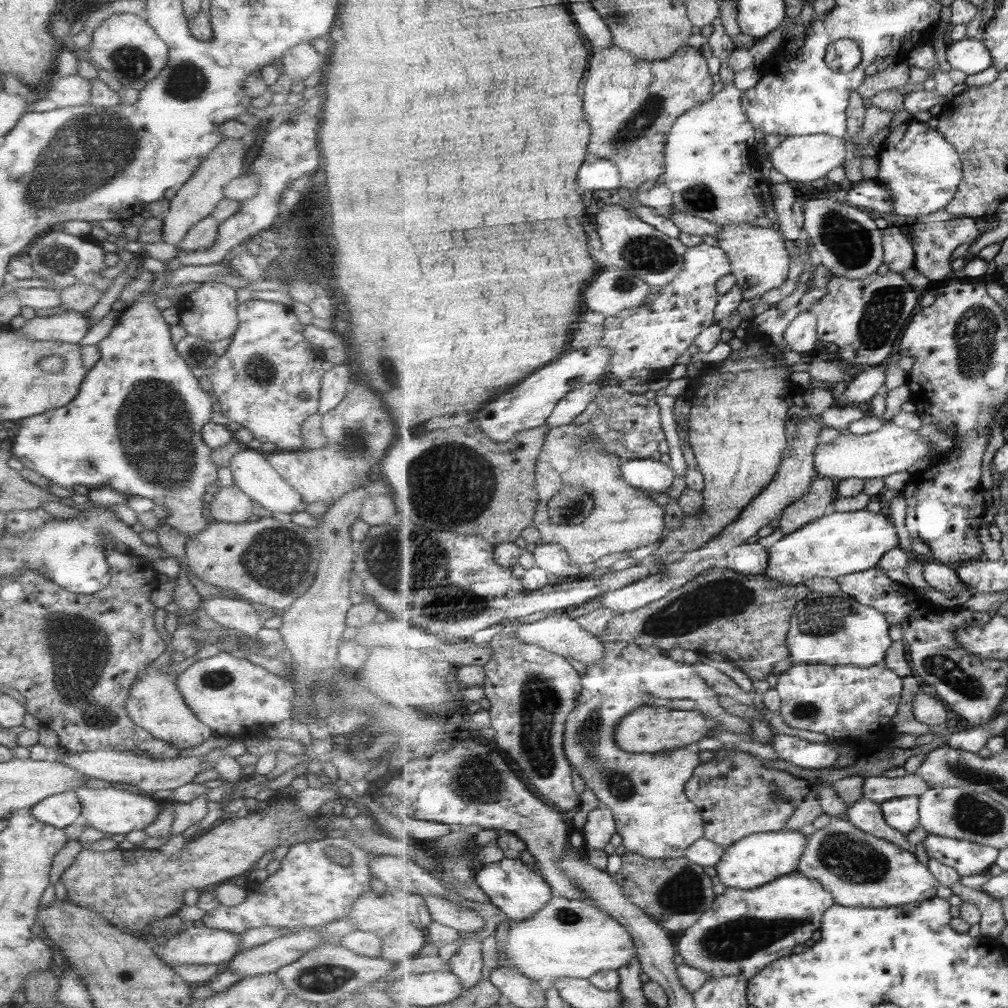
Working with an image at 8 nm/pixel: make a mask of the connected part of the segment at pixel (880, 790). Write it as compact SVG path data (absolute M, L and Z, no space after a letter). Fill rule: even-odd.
M917 773L907 774L901 777L889 778L889 776L867 777L863 786L865 798L879 804L897 798L919 796L930 790L927 783Z

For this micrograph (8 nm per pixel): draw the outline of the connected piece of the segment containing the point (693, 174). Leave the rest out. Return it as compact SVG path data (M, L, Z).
M729 84L714 94L709 102L688 110L677 119L666 140L666 165L664 181L673 193L674 206L681 212L706 218L718 225L757 222L758 218L769 217L774 224L772 229L780 232L780 219L772 195L772 184L761 172L761 160L755 152L758 129L744 111L743 93L737 86Z

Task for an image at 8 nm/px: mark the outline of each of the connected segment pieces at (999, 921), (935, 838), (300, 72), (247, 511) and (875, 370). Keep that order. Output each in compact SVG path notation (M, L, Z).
M952 884L953 893L960 897L964 902L977 904L981 909L983 918L978 922L981 935L987 935L996 938L1003 932L1007 920L1005 920L1005 910L1007 910L1006 902L1003 900L995 900L993 896L979 890L973 890L965 884Z
M928 834L923 841L923 846L929 858L939 859L943 864L952 866L960 872L960 876L975 876L988 872L989 868L996 864L1000 850L995 846L987 846L984 843L960 840L957 838L941 837L937 834Z
M305 41L288 48L281 56L282 71L278 74L275 84L271 85L269 92L290 93L293 81L302 81L311 72L325 63L325 55L317 53L310 41Z
M216 483L218 491L213 493L209 512L217 522L239 523L249 521L252 514L252 500L235 485L222 487Z
M886 364L863 368L862 373L850 381L846 390L835 398L835 406L849 407L869 403L870 398L883 391L887 380L886 369Z

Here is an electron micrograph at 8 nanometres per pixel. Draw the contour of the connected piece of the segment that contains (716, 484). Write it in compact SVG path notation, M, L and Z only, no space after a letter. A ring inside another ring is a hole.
M749 332L745 334L745 337L741 339L744 344L746 344L746 348L743 352L733 352L731 353L726 360L720 361L716 364L705 365L702 369L702 373L698 377L691 378L693 382L689 383L689 390L685 392L685 400L689 400L691 404L690 408L690 419L689 419L689 445L691 446L695 459L697 460L698 467L700 471L704 474L706 488L703 489L703 494L705 497L704 508L702 508L702 512L700 514L694 514L694 516L686 516L685 523L683 527L679 527L679 529L675 529L669 534L661 539L661 544L656 550L655 554L651 556L653 560L659 560L659 567L651 575L661 574L668 566L675 564L675 562L681 562L683 558L685 558L685 554L691 553L694 550L700 549L706 542L712 541L715 537L720 535L720 532L732 522L735 522L740 514L744 512L744 510L751 504L751 501L757 496L759 496L763 489L766 486L771 484L771 481L776 477L776 474L779 472L782 460L784 459L784 451L787 449L787 420L793 417L790 417L789 410L791 410L791 406L793 406L793 400L795 400L795 396L797 396L798 392L801 392L801 389L796 388L793 384L793 380L791 380L791 368L788 367L789 364L785 364L784 361L777 360L773 354L771 354L771 350L769 348L765 348L765 344L761 344L761 342L757 342L755 340L756 334L753 332Z

